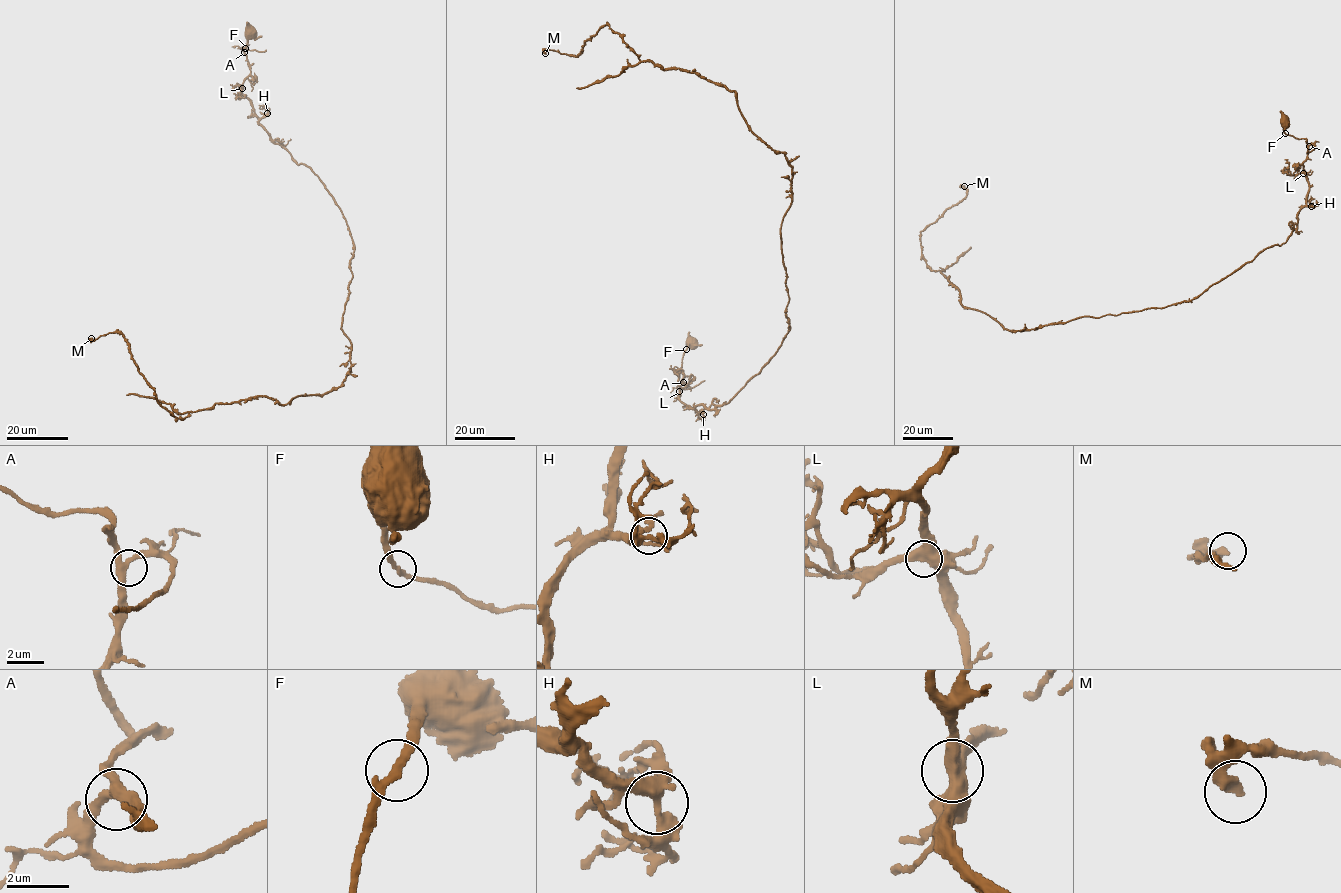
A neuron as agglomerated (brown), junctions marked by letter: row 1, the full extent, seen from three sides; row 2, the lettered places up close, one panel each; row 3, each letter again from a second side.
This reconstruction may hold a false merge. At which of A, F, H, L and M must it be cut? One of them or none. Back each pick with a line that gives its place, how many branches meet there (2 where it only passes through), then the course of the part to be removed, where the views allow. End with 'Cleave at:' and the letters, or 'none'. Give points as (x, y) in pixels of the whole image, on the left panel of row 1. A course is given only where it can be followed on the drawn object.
Cleave at: none

